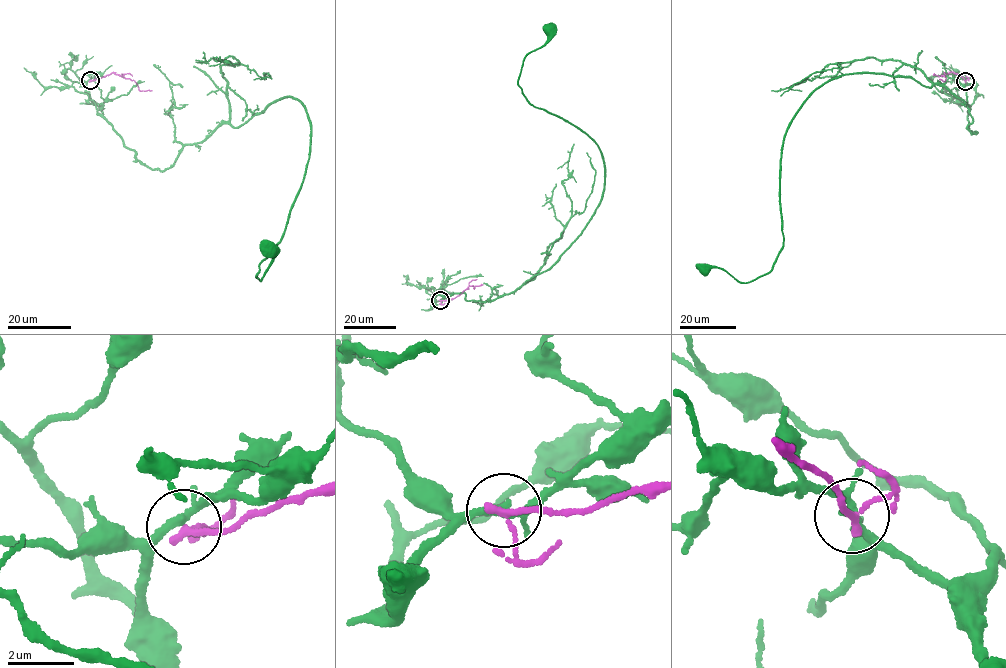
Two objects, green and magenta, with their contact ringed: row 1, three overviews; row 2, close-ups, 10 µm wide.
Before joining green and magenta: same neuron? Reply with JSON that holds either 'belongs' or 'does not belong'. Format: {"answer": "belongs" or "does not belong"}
{"answer": "does not belong"}

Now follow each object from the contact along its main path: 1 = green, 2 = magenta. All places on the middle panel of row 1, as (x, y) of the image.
1: (440, 300), (513, 292), (598, 206), (599, 148), (518, 81), (551, 28)
2: (440, 300), (454, 298), (469, 286), (474, 289), (483, 284)

